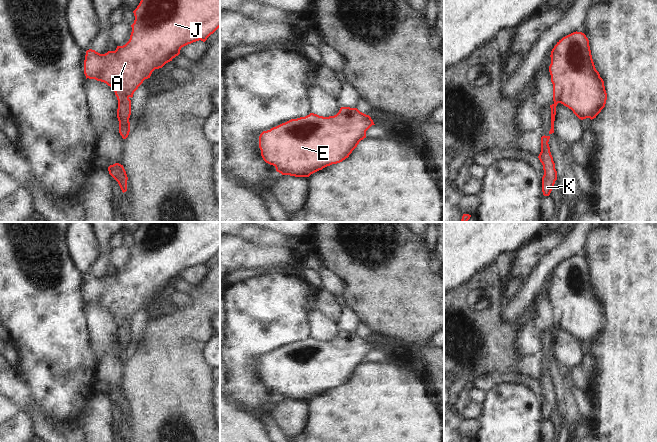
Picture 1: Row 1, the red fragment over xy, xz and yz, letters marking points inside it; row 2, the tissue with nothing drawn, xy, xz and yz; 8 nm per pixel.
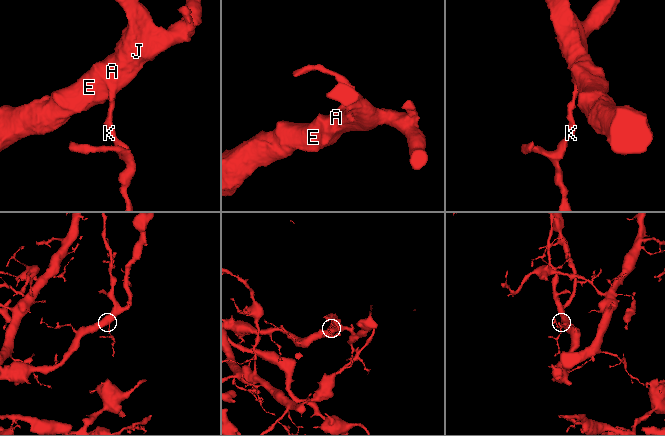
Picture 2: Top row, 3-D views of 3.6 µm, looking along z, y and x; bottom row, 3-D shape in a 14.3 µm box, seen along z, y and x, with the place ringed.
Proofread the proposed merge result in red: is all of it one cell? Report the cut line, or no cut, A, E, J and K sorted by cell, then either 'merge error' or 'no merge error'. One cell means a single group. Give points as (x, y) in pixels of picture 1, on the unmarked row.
no cut; A E J K; no merge error

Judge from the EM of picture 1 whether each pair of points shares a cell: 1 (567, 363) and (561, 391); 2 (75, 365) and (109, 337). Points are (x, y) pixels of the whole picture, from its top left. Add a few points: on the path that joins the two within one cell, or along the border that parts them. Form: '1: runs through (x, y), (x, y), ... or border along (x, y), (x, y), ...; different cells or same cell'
1: border along (553, 357), (562, 368); different cells
2: border along (89, 326), (90, 338), (100, 362); different cells

